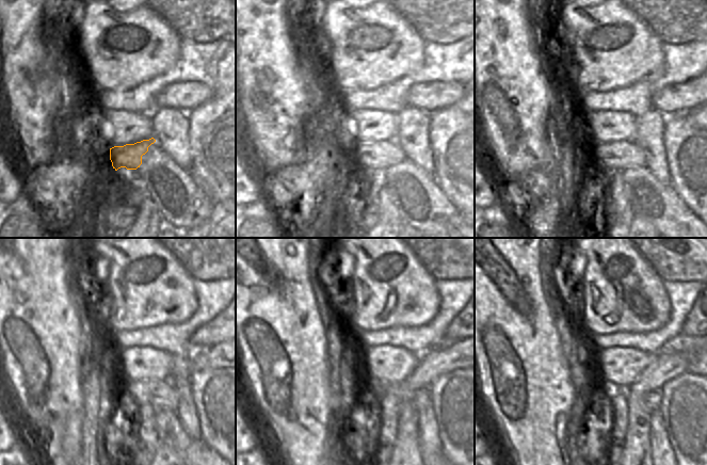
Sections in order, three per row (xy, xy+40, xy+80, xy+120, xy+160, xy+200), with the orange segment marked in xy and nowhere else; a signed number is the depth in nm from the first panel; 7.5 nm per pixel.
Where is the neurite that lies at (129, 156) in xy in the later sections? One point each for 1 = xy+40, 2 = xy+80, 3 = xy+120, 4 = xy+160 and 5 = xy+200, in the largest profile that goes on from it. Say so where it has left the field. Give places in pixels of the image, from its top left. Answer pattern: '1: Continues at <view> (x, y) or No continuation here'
1: Continues at xy+40 (382, 155)
2: Continues at xy+80 (621, 155)
3: Continues at xy+120 (159, 395)
4: Continues at xy+160 (398, 389)
5: Continues at xy+200 (653, 399)

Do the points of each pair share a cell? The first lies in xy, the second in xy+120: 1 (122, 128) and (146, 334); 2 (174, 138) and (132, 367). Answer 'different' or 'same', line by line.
1: different
2: different

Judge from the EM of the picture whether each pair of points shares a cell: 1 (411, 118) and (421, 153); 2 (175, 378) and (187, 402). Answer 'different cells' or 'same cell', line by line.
1: same cell
2: same cell

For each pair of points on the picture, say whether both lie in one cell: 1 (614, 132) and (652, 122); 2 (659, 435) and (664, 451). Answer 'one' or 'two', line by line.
1: two
2: one

